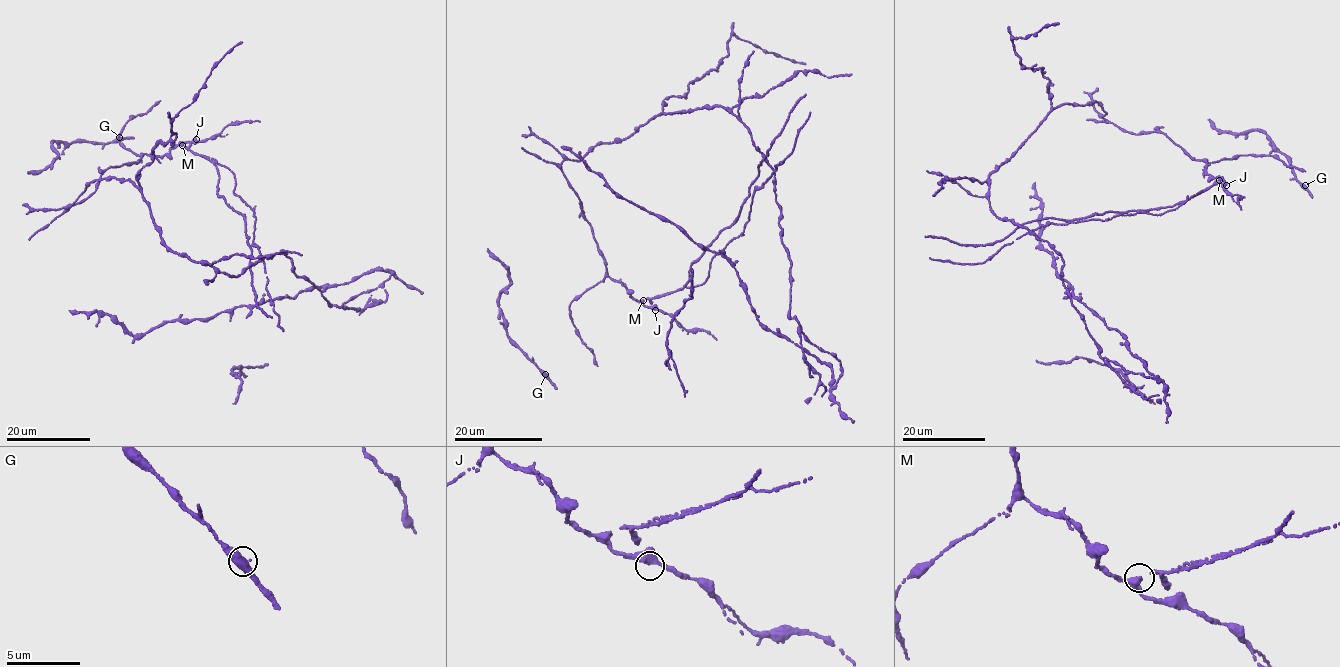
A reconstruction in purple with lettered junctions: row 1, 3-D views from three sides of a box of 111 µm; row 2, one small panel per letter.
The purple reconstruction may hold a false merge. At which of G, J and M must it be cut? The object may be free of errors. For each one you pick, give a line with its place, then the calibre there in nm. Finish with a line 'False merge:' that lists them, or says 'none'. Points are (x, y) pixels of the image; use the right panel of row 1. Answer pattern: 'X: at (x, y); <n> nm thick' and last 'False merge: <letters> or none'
M: at (1219, 180); 400 nm thick
False merge: M

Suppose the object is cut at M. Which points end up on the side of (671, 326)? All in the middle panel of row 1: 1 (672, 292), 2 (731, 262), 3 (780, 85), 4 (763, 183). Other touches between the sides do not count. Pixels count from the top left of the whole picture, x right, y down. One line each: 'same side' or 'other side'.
1: other side
2: same side
3: same side
4: other side

